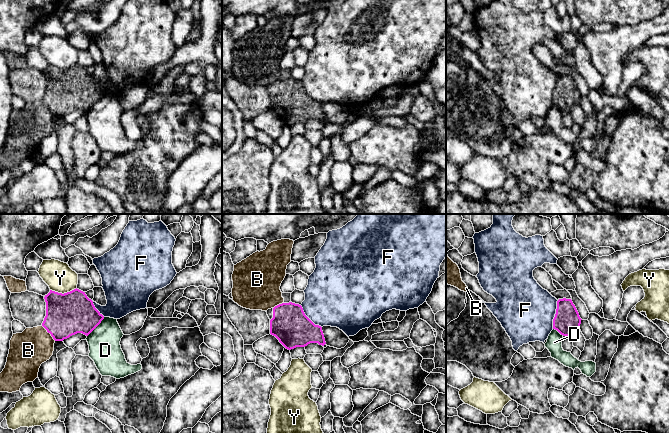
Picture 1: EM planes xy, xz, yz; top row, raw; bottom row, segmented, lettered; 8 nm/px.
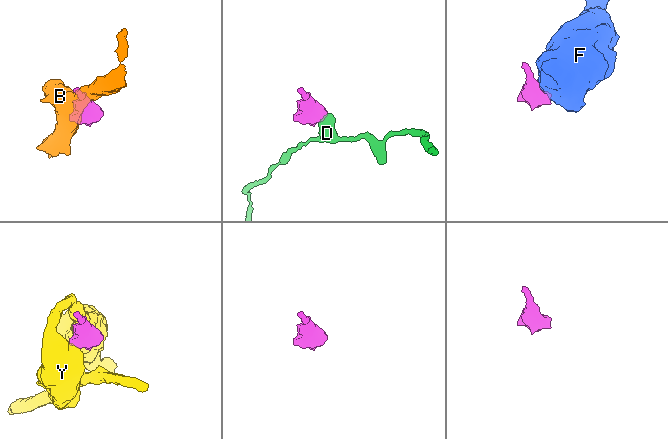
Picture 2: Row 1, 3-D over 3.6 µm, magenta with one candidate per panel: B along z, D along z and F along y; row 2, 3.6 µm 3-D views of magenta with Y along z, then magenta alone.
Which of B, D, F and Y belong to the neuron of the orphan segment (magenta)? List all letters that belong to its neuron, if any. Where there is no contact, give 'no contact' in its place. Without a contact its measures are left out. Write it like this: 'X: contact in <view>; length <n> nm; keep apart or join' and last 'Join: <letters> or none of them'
B: contact in xy; length 170 nm; join
D: contact in xy; length 220 nm; keep apart
F: contact in yz; length 240 nm; keep apart
Y: contact in xy; length 220 nm; keep apart
Join: B

